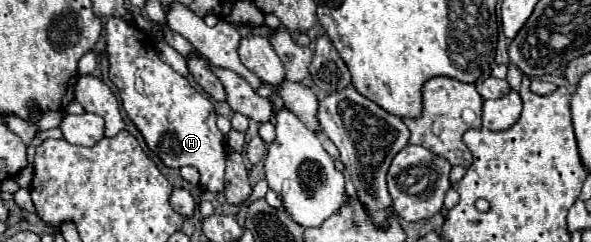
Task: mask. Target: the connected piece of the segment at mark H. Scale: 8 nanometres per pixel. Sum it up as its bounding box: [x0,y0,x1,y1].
[106,18,226,194]

